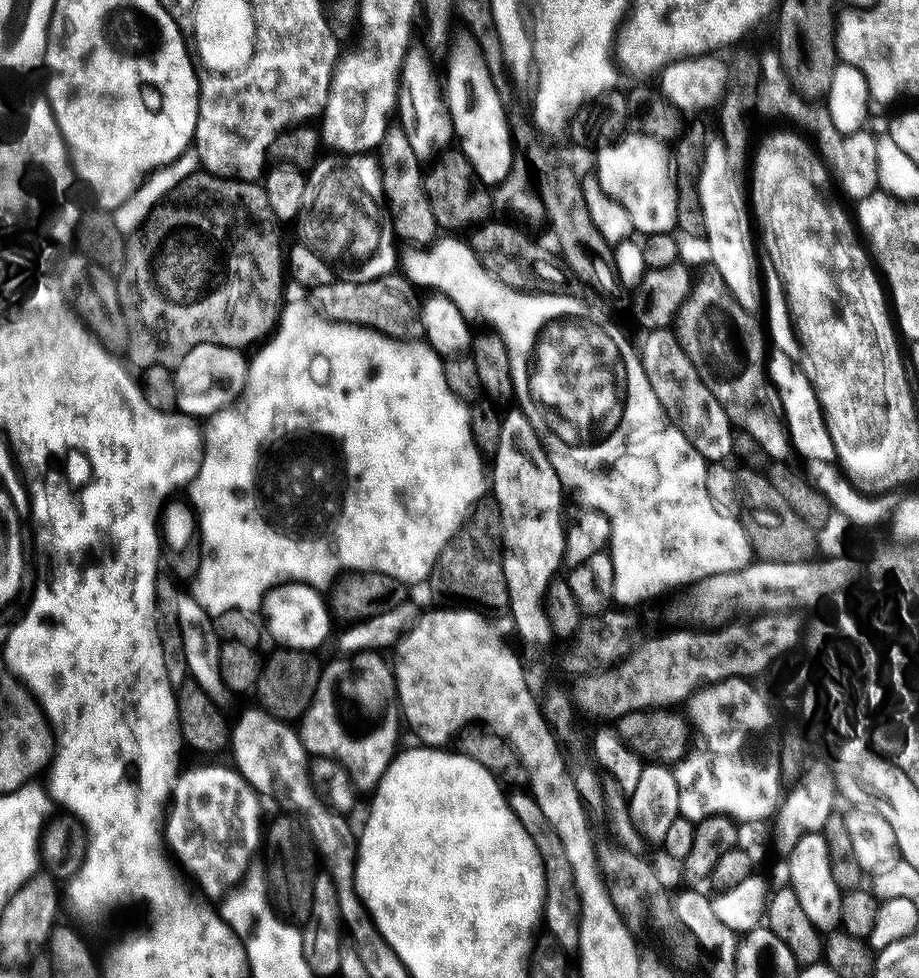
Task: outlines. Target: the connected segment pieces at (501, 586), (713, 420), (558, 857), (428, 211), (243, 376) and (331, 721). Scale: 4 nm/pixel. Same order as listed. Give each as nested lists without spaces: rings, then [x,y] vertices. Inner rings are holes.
[[[492,502],[477,503],[472,509],[468,521],[460,527],[455,538],[444,547],[436,560],[434,581],[436,580],[437,589],[440,587],[446,595],[457,596],[460,599],[457,601],[467,602],[481,609],[509,607],[504,573],[504,550],[500,543],[500,528],[496,524],[498,515],[497,506]]]
[[[671,327],[650,328],[643,335],[640,344],[638,340],[642,370],[646,374],[646,378],[650,378],[650,386],[654,386],[654,394],[658,394],[658,402],[662,402],[666,414],[680,427],[682,434],[686,434],[686,438],[692,443],[694,450],[698,450],[698,454],[702,454],[704,460],[709,462],[727,461],[729,459],[727,456],[733,455],[734,425],[726,414],[726,410],[722,410],[722,402],[718,402],[718,398],[714,398],[714,394],[710,394],[710,386],[706,386],[706,382],[702,382],[694,362],[690,362],[690,358],[686,358],[686,350],[682,350],[675,331]]]
[[[509,791],[507,797],[508,805],[514,810],[518,822],[522,822],[522,826],[526,826],[530,838],[534,838],[534,842],[542,856],[544,874],[546,876],[546,894],[544,895],[544,914],[542,917],[543,923],[546,925],[546,928],[548,924],[547,931],[552,937],[560,941],[560,945],[562,945],[565,950],[575,949],[578,900],[574,895],[572,886],[570,862],[566,862],[566,854],[562,850],[558,838],[552,833],[551,828],[549,828],[546,818],[542,818],[542,810],[538,810],[538,802],[536,799],[527,791]]]
[[[399,126],[389,127],[384,133],[384,140],[378,145],[380,161],[380,177],[384,199],[392,218],[392,227],[399,239],[404,242],[431,242],[438,235],[438,225],[434,218],[434,210],[426,198],[424,189],[424,173],[418,154],[414,154],[414,146],[410,146],[410,138]]]
[[[203,344],[194,346],[186,358],[175,365],[176,408],[193,418],[210,418],[230,404],[235,404],[248,381],[248,360],[239,348]]]
[[[373,650],[370,652],[353,652],[351,654],[341,655],[341,660],[332,660],[329,664],[323,665],[320,681],[316,687],[316,693],[312,696],[312,701],[308,709],[304,711],[304,715],[298,724],[298,731],[300,734],[300,741],[304,744],[304,751],[312,756],[325,756],[331,760],[339,762],[344,769],[352,775],[352,781],[356,783],[357,789],[361,793],[368,794],[375,789],[376,785],[380,783],[380,779],[384,776],[384,771],[388,769],[388,765],[392,762],[392,757],[398,751],[396,739],[400,736],[400,726],[402,728],[402,716],[398,711],[397,695],[396,695],[396,677],[392,675],[392,665],[387,659],[383,660],[379,651]]]

